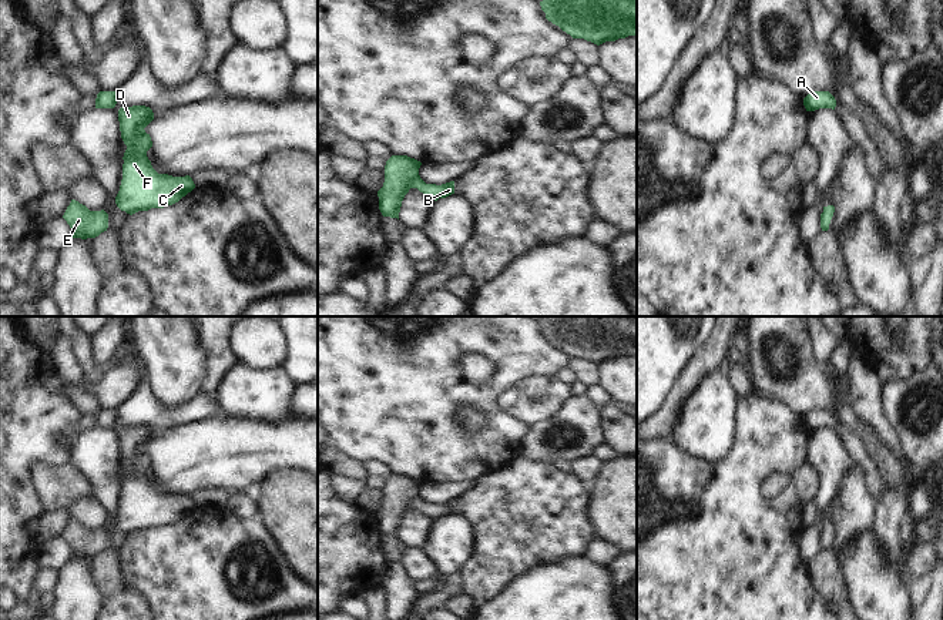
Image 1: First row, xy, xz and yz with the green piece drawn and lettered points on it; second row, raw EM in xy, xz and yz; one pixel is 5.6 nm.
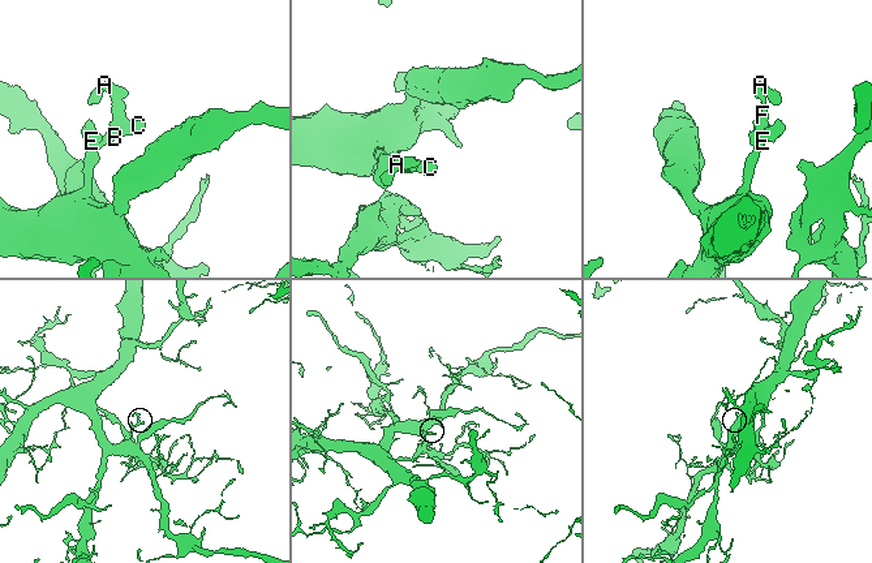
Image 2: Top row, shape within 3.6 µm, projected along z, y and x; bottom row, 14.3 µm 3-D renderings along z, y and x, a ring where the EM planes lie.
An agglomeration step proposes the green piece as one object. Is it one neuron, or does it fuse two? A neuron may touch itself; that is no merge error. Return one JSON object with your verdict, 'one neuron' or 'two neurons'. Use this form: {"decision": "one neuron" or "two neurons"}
{"decision": "one neuron"}

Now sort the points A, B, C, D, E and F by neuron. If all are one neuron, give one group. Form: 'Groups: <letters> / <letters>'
Groups: A B C D E F

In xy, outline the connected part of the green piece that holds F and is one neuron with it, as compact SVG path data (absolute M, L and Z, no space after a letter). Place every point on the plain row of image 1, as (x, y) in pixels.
M145 425L118 429L121 458L127 469L123 476L123 499L115 523L130 534L172 525L195 507L189 495L172 496L158 493L152 487L147 476L152 460L144 449L152 439L154 432Z

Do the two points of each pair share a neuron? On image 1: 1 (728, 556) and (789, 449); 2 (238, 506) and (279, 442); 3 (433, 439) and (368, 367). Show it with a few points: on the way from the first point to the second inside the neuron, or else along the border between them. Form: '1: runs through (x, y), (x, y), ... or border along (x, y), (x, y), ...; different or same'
1: runs through (728, 528), (728, 500), (761, 468); same
2: border along (232, 492), (252, 493); different
3: runs through (415, 421), (398, 404), (386, 384); same

